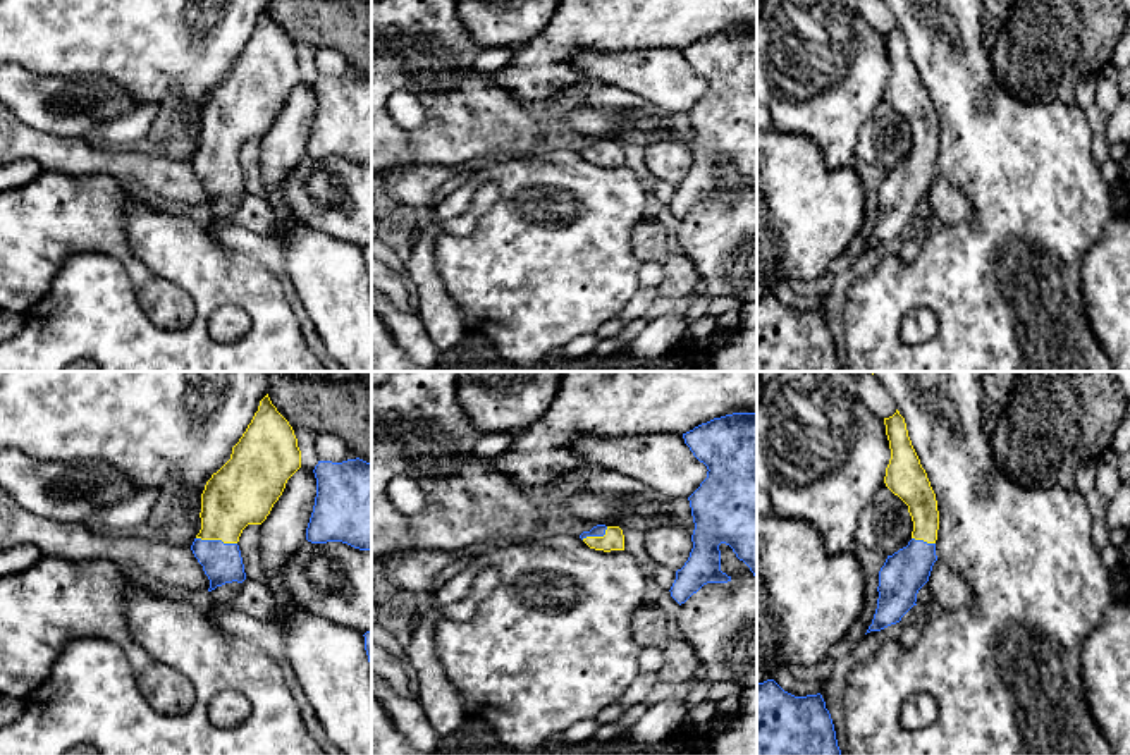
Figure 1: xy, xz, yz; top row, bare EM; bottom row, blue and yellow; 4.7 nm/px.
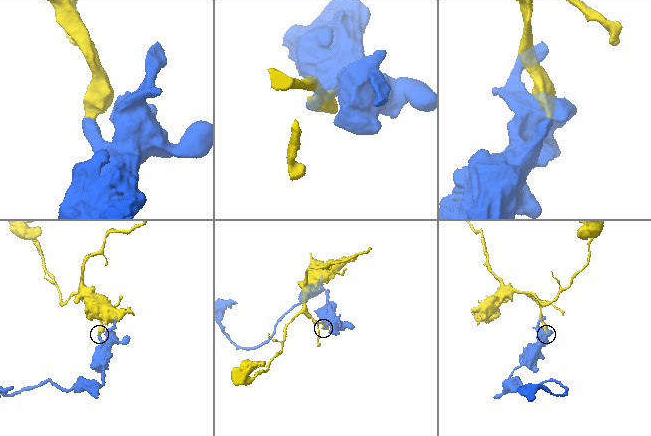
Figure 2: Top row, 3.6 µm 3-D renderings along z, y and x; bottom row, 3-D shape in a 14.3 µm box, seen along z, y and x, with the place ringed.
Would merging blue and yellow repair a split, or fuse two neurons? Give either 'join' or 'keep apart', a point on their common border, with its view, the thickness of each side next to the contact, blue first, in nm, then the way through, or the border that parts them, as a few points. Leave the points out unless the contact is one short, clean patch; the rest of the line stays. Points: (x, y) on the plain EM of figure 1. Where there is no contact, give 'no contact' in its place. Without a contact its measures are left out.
join; meets blue in xy at (217, 155); 190 nm thick on the blue side, 300 nm on the other; runs through xy (222, 178), (217, 155), (224, 128), (239, 109)

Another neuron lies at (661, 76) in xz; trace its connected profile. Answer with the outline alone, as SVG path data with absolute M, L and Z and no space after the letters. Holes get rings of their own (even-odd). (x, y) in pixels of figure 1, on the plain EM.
M681 48L583 50L574 53L571 64L586 79L633 93L671 112L688 114L709 86Z

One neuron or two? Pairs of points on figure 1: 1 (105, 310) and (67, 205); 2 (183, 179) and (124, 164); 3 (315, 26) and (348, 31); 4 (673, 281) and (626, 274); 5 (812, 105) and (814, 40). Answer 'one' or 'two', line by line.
1: two
2: one
3: one
4: two
5: one

